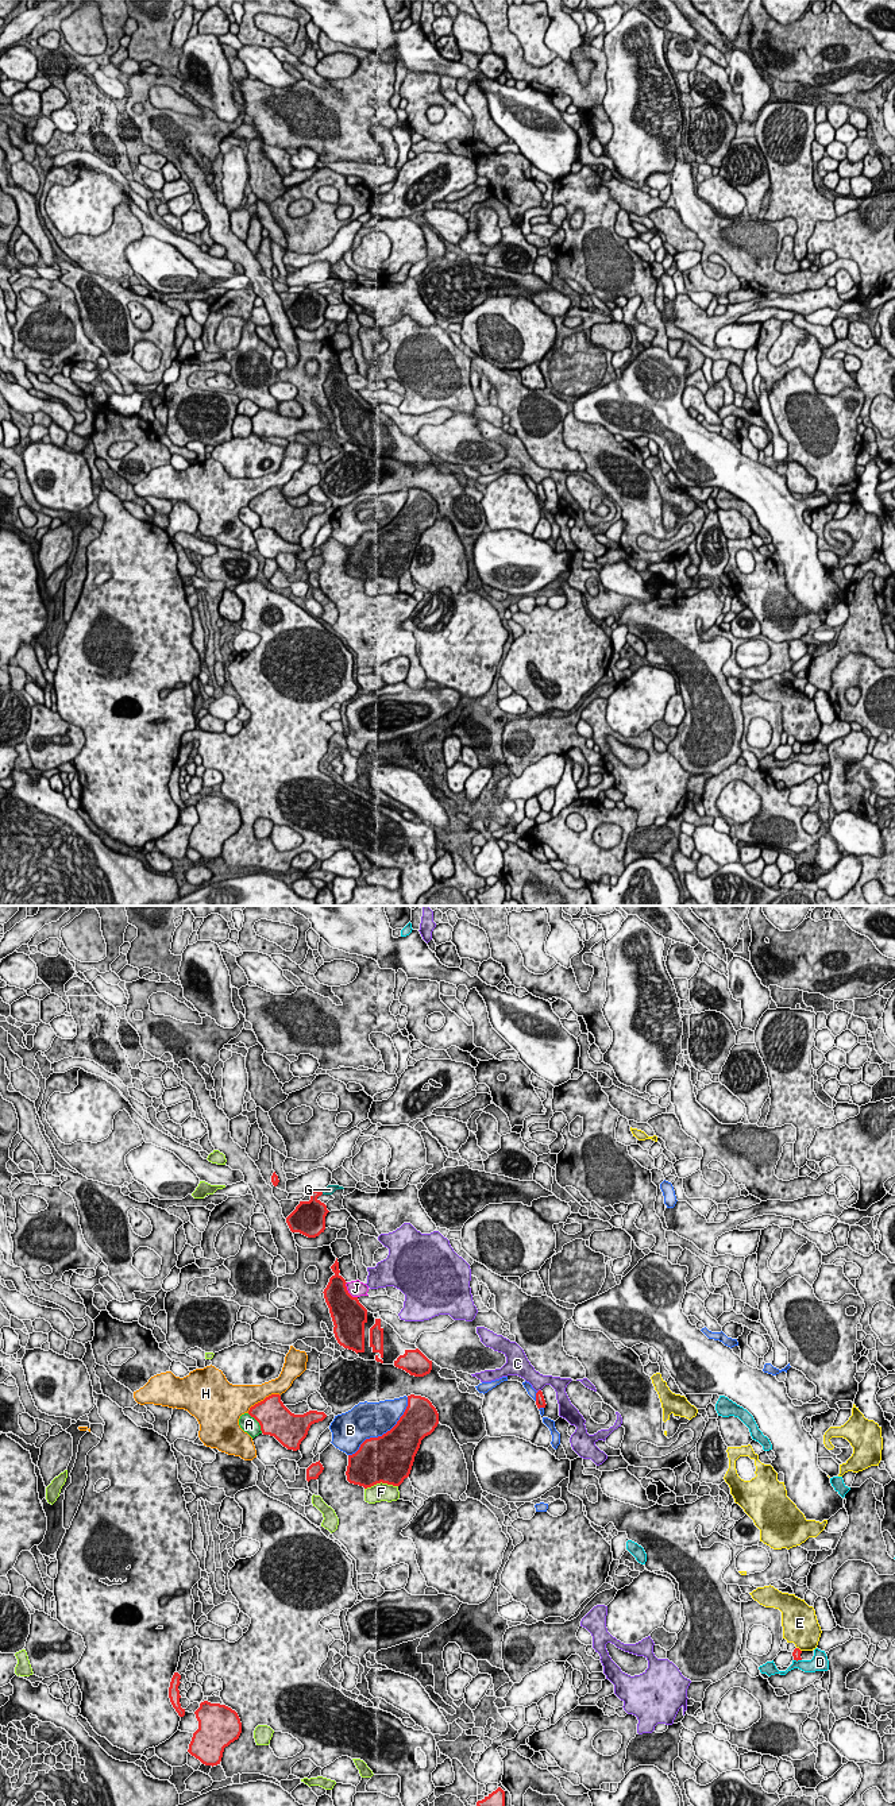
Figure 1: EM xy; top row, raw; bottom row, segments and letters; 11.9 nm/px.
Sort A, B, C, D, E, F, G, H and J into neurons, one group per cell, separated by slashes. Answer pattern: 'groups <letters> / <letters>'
groups A / B / C / D / E / F / G / H / J

